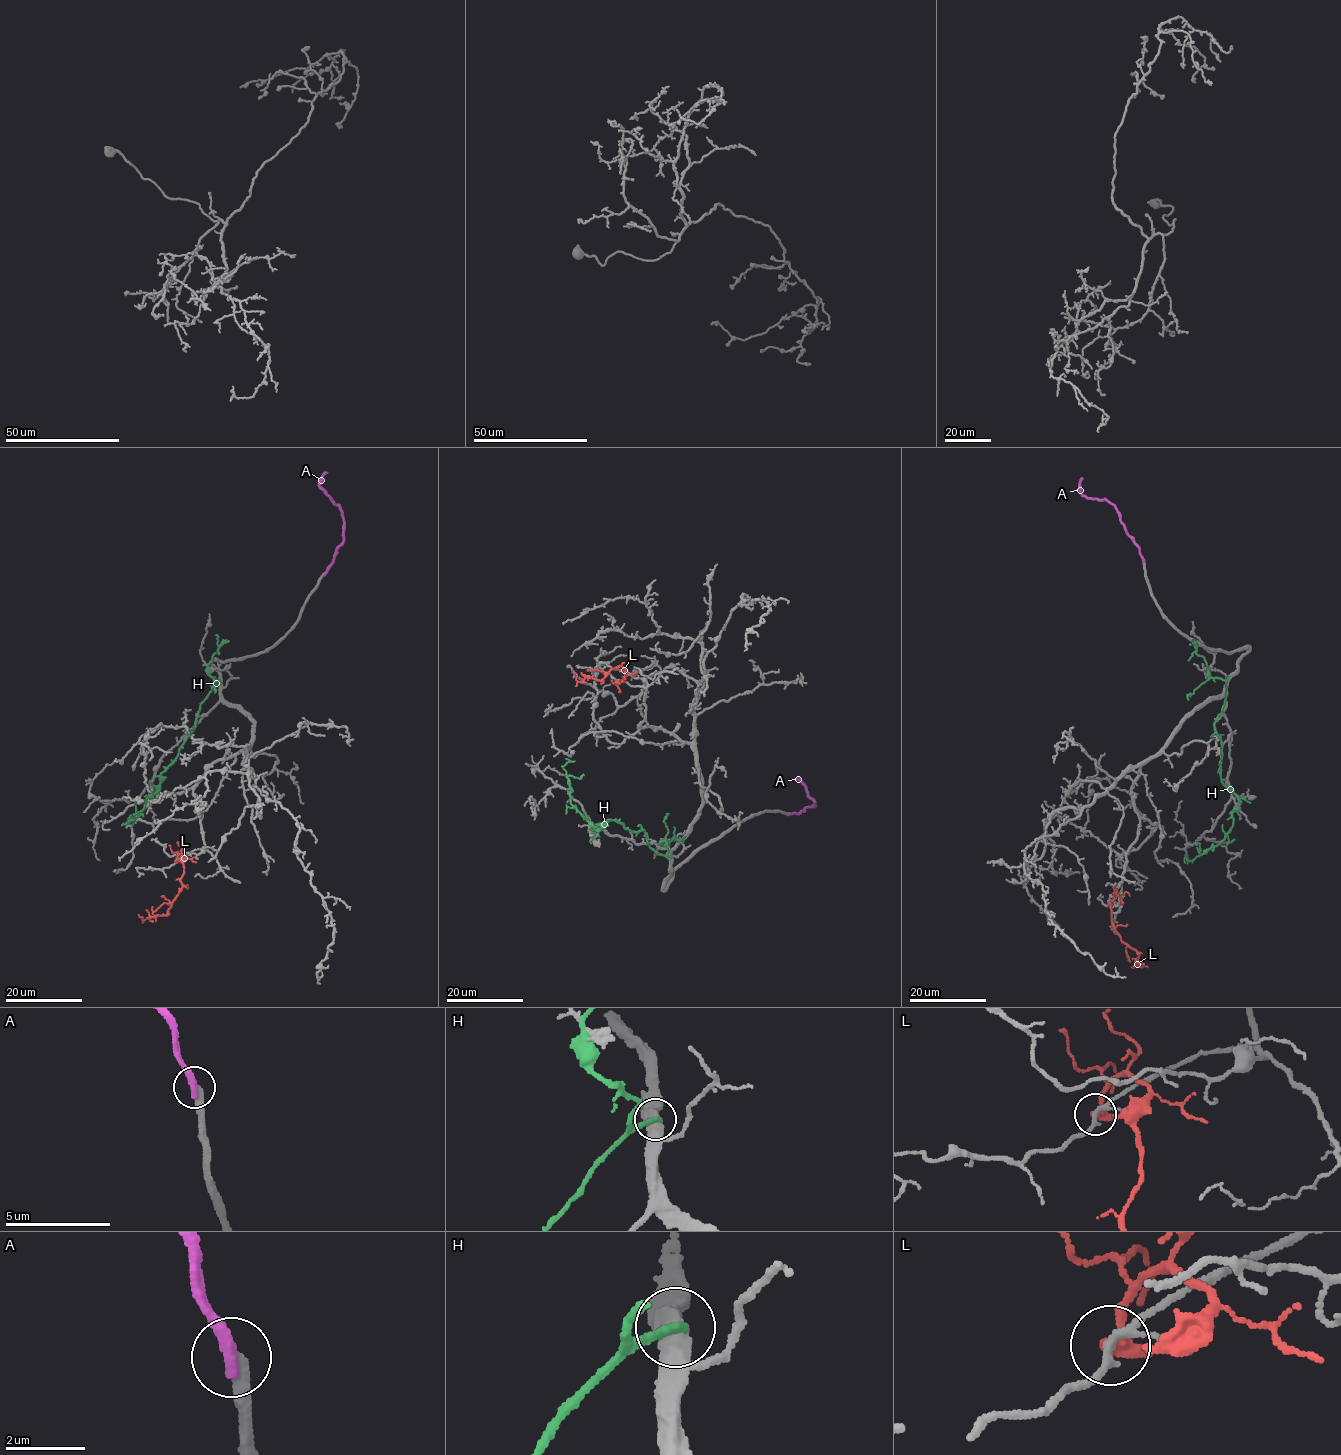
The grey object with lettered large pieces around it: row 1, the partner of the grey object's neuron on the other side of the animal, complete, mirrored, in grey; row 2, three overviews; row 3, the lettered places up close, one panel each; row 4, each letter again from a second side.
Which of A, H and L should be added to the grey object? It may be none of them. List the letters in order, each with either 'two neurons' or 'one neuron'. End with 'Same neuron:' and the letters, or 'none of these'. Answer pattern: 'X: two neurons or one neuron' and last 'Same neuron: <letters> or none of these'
A: two neurons
H: two neurons
L: two neurons
Same neuron: none of these

